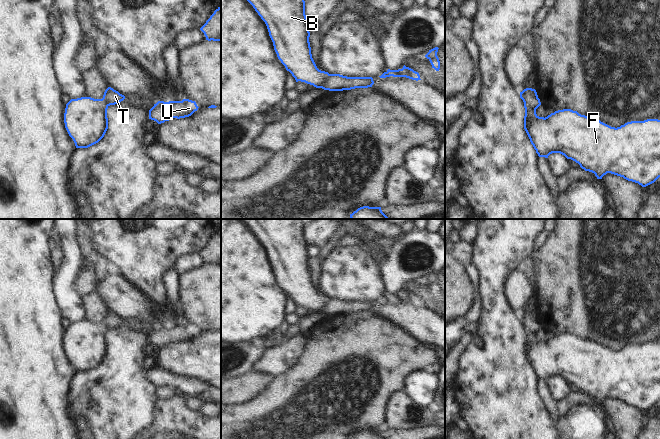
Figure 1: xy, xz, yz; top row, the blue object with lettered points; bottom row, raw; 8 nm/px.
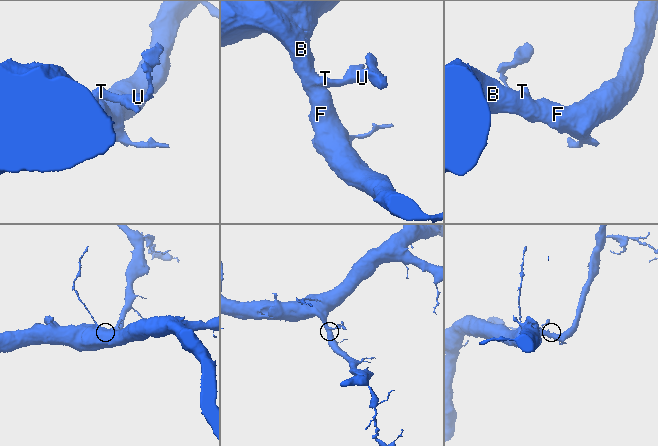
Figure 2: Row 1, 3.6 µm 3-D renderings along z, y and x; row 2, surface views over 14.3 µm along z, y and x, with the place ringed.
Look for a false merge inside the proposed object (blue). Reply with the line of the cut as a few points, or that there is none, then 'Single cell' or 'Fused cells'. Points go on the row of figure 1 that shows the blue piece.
Split along xz (330, 74), (320, 87). Fused cells

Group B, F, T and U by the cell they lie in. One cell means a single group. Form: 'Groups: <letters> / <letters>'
Groups: B F / T U

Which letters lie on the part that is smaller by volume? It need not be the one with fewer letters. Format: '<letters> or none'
T, U

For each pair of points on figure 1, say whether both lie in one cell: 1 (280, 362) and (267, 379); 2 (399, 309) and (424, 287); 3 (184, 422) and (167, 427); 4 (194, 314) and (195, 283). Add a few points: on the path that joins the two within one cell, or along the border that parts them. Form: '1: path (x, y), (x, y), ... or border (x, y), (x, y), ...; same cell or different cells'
1: border (253, 370), (267, 372), (275, 377); different cells
2: border (421, 303), (434, 310); different cells
3: path (180, 426), (171, 427); same cell
4: path (195, 306), (195, 291); same cell

